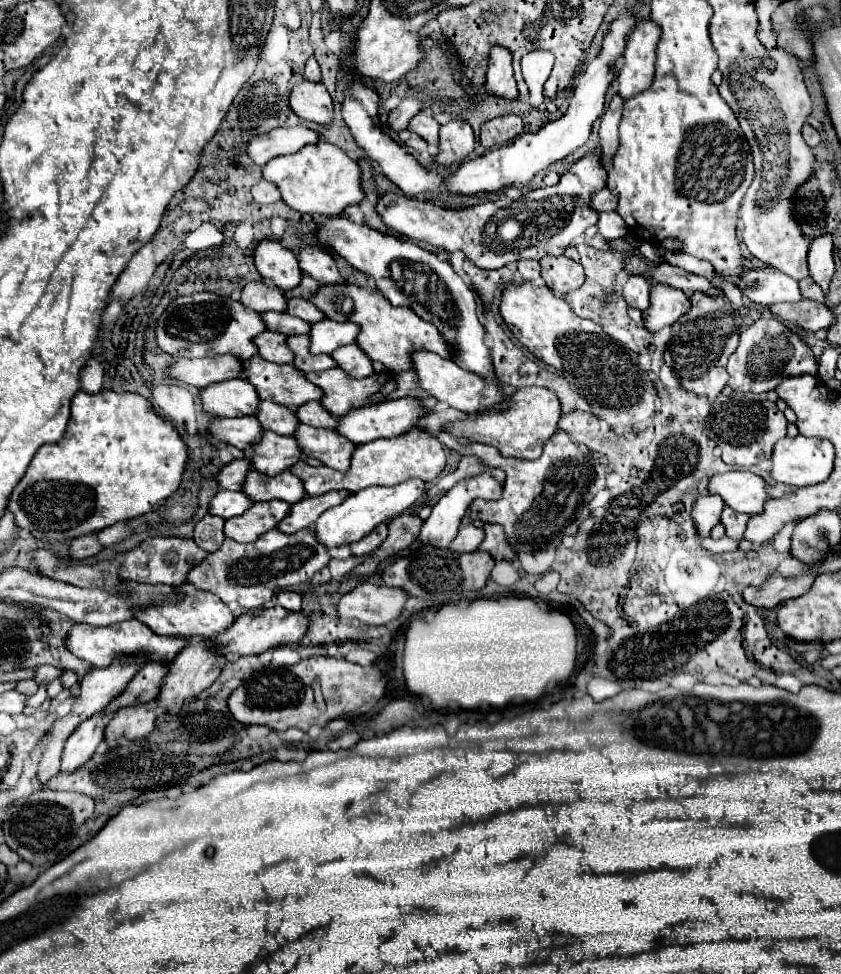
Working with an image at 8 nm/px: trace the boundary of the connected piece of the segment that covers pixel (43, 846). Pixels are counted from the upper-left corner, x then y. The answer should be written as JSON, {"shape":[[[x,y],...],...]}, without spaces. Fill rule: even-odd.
{"shape":[[[35,792],[27,800],[15,802],[13,812],[3,822],[5,844],[33,866],[49,868],[75,850],[77,830],[93,816],[93,806],[93,798],[79,792]]]}

